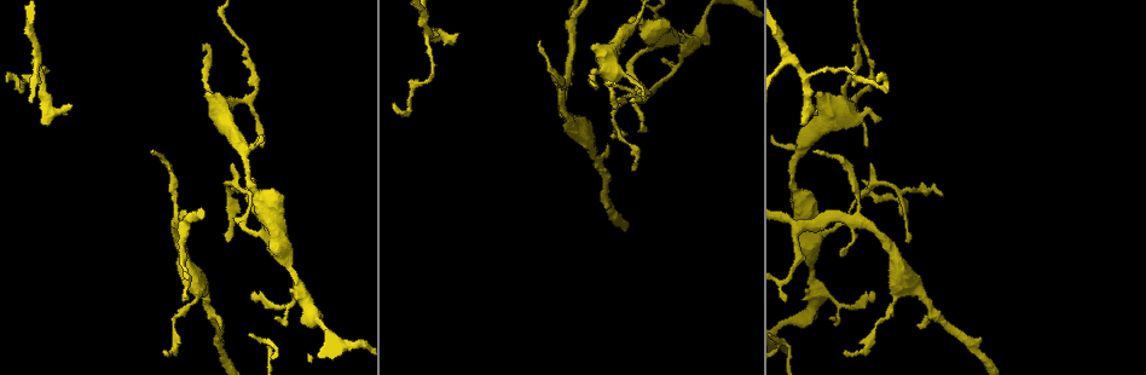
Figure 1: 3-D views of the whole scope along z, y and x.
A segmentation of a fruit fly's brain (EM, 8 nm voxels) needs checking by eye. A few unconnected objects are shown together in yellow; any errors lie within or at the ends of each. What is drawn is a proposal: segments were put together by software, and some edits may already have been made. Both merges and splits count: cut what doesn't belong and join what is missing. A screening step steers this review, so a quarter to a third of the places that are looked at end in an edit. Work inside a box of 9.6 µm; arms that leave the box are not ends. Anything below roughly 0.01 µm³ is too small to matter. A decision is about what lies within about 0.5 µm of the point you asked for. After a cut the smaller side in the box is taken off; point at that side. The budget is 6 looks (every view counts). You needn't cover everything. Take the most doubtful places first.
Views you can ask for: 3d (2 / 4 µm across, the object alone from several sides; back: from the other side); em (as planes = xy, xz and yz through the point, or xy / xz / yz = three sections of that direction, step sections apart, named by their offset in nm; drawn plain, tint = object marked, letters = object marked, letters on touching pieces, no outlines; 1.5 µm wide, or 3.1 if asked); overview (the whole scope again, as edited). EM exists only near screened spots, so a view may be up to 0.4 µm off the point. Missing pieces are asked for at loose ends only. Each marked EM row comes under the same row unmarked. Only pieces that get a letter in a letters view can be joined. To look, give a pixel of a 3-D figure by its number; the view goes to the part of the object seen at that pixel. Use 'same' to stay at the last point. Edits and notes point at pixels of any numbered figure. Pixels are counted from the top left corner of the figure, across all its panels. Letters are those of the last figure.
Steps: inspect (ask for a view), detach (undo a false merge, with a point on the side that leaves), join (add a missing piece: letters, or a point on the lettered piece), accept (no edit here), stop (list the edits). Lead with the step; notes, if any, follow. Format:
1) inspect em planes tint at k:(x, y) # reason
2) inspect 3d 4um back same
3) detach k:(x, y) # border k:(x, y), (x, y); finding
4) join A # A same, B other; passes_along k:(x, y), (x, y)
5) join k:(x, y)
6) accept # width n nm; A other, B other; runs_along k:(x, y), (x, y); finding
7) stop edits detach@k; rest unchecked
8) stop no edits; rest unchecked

inspect 3d 4um at 1:(798, 226) # three-way junction

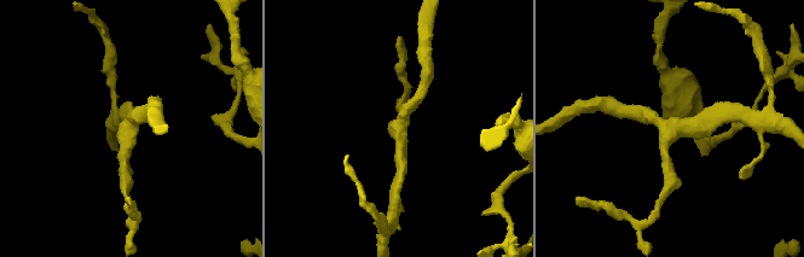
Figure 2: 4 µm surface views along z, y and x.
inspect em yz step 4 tint at 2:(397, 131) # shape alone is not enough

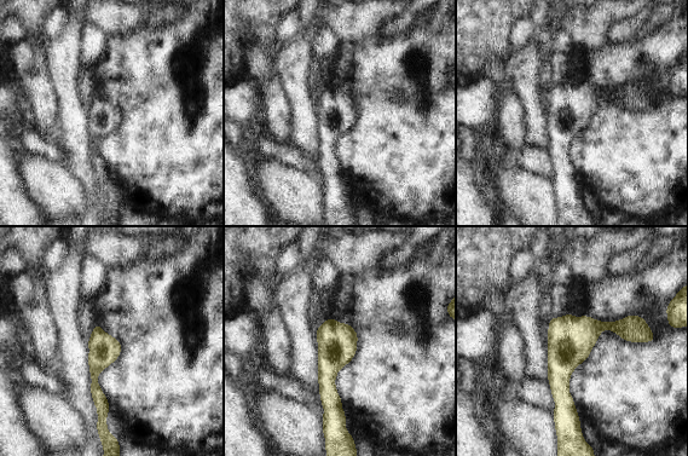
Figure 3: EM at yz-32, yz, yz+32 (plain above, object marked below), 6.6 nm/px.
inspect em planes letters same # another direction

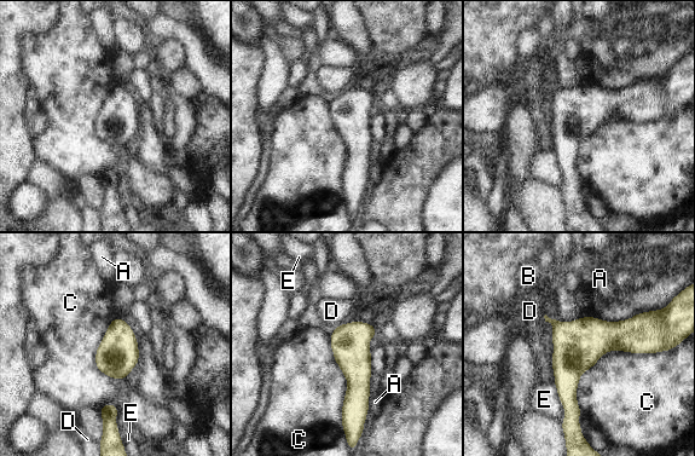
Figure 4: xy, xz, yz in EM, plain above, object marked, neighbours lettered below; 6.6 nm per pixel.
accept # A other, B other, C other, D other, E other; arms 3; runs_along 4:(362, 324), (357, 335), (353, 421); one neuron here

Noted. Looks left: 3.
inspect em planes letters at 1:(637, 91) # branch point

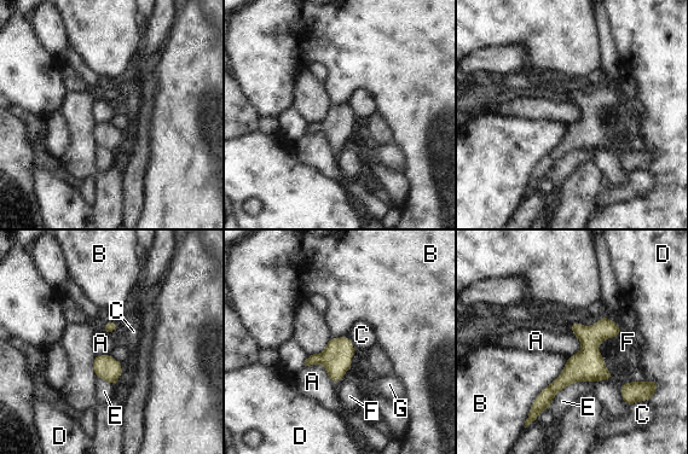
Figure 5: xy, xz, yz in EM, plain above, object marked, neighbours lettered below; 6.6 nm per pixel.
accept # A other, B other, C other, D other, E other, F other, G other; border 5:(305, 366), (322, 364), (331, 383); one neuron here

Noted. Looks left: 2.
inspect em xz step 4 tint at 1:(642, 92) # a narrow waist

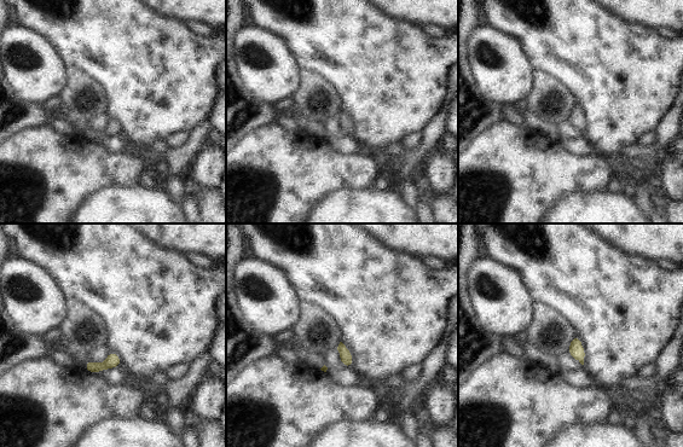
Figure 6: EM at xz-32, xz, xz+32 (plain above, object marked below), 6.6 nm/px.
inspect em planes letters same # another direction

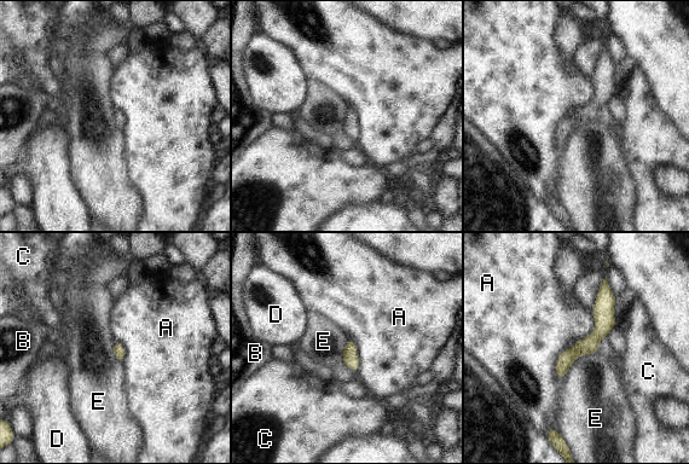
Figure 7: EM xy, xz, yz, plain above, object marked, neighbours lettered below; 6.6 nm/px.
accept # A other, B other, C other, D other, E other; runs_along 7:(604, 284), (602, 329), (561, 375); one neuron here

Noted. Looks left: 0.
stop no edits; rest unchecked

